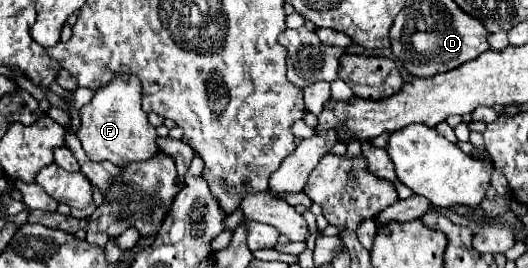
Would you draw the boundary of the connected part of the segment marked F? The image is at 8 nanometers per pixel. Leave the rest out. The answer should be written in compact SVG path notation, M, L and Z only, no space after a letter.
M115 77L107 87L99 89L95 97L81 109L81 127L77 131L85 153L91 161L111 161L117 167L127 163L147 161L159 153L157 131L147 121L147 113L141 111L141 83L137 77Z

